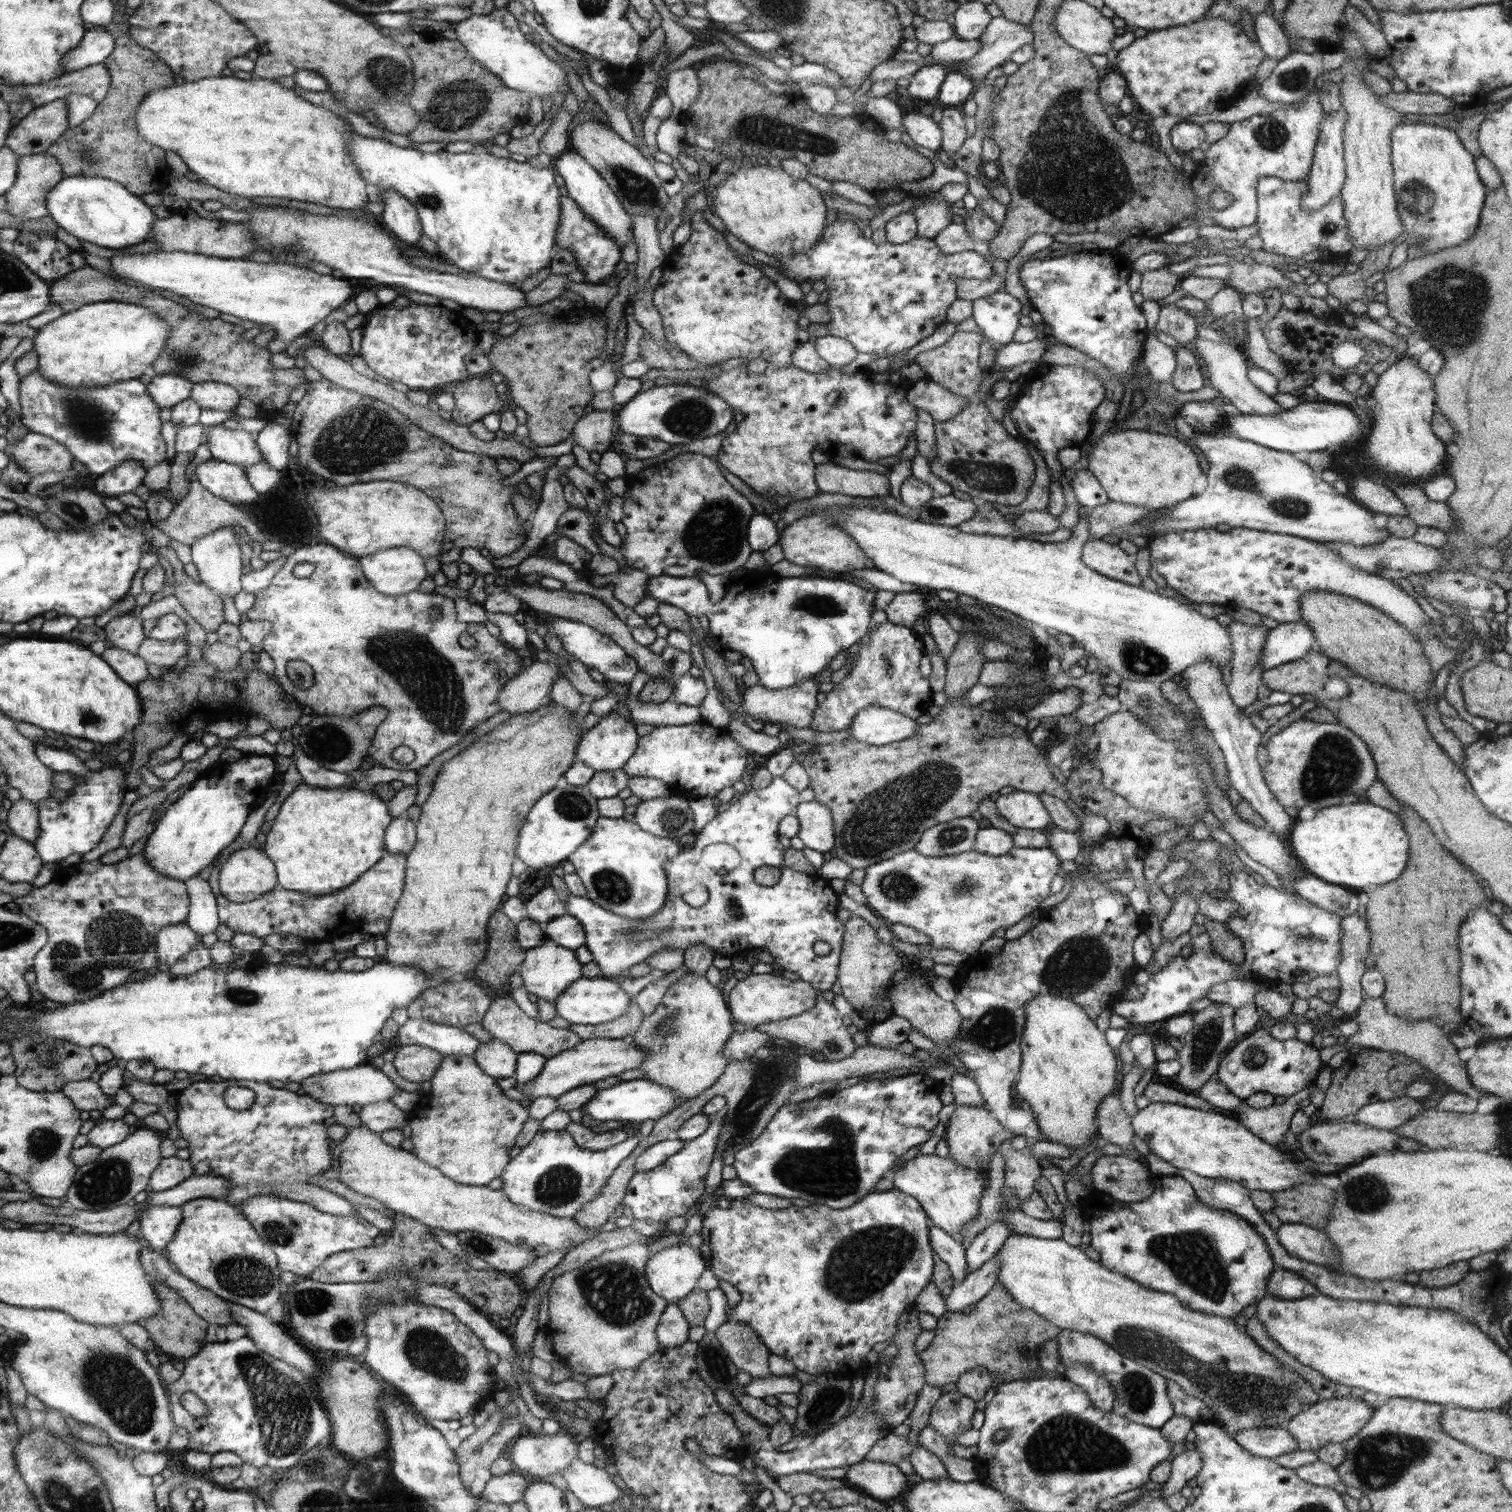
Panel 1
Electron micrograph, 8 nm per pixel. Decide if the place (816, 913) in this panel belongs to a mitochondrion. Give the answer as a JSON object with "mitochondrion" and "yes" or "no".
{"mitochondrion":"no"}

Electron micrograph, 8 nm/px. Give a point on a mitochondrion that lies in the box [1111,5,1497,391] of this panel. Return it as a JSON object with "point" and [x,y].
{"point":[1443,298]}

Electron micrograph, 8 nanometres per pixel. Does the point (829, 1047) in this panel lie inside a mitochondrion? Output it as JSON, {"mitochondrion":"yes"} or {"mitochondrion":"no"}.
{"mitochondrion":"yes"}

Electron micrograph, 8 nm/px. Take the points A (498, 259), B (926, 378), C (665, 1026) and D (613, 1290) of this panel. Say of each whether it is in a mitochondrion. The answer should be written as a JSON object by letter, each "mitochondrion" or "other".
{"A":"other","B":"other","C":"mitochondrion","D":"mitochondrion"}

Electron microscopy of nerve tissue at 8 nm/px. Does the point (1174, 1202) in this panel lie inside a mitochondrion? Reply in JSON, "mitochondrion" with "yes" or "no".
{"mitochondrion":"no"}

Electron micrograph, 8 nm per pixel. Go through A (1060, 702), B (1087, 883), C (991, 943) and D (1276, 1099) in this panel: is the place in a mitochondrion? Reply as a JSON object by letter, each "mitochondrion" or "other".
{"A":"other","B":"other","C":"other","D":"other"}

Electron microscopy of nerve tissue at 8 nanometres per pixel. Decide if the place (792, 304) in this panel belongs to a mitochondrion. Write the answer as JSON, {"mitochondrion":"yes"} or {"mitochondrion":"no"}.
{"mitochondrion":"no"}

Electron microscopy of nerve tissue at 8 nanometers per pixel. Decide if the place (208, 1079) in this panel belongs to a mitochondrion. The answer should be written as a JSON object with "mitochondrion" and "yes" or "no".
{"mitochondrion":"no"}

